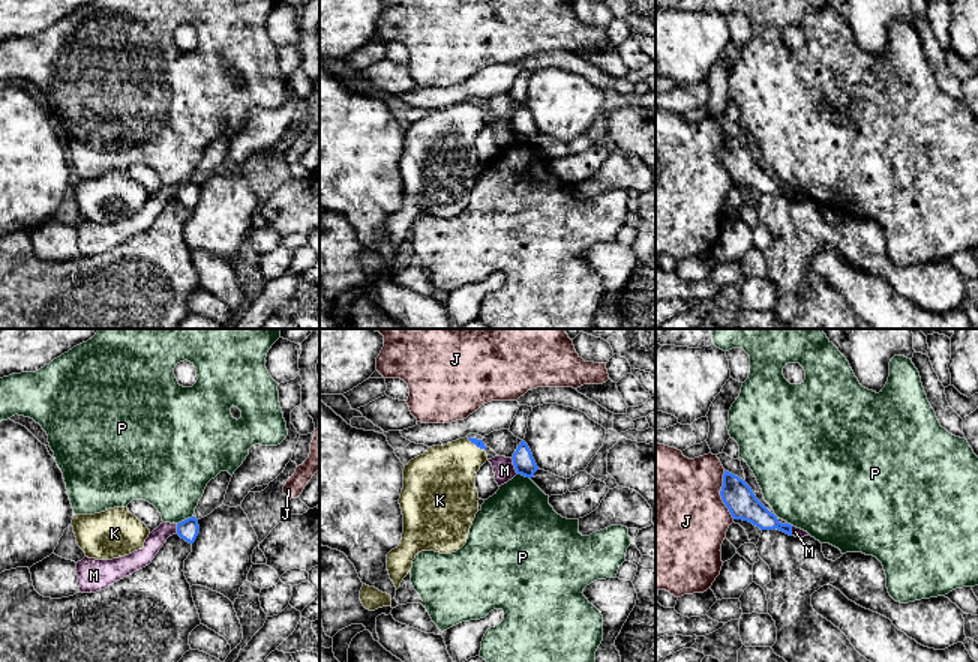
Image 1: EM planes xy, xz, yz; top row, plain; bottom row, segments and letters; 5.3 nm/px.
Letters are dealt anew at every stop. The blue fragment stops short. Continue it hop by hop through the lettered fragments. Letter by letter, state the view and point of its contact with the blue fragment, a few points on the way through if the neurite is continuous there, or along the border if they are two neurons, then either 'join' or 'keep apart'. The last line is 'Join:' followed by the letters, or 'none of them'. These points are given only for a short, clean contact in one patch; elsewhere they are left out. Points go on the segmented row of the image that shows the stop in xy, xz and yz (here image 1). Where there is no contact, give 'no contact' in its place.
J: meets blue in yz at (720, 494); keep apart
K: meets blue in xz at (476, 445); runs through xz (479, 443), (476, 445), (443, 478); join
M: meets blue in xz at (513, 464); border along xz (510, 458), (518, 473); keep apart
P: meets blue in xy at (185, 520); keep apart
Join: K

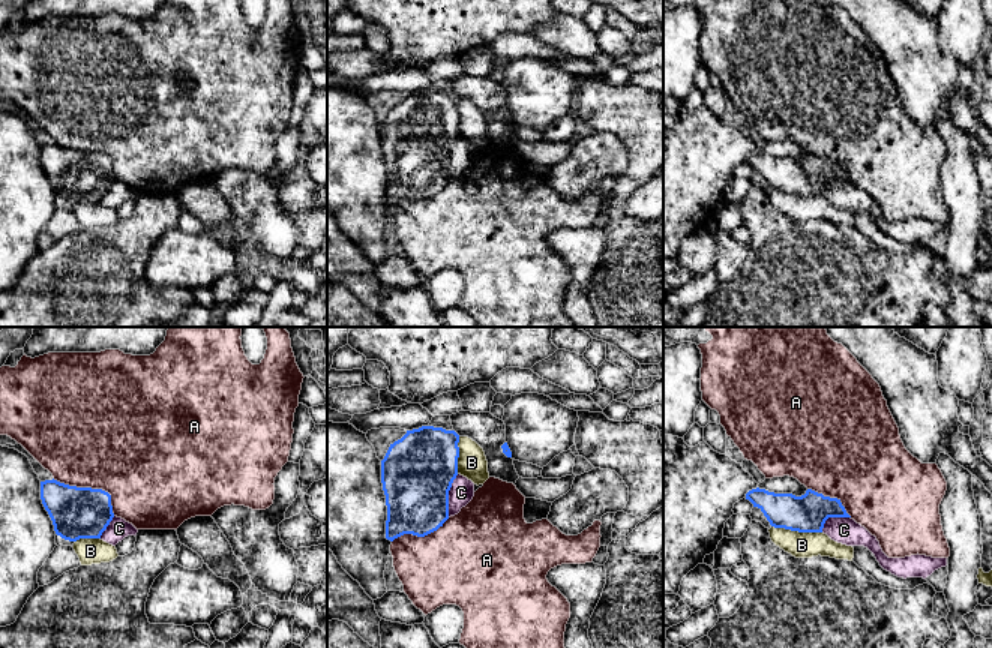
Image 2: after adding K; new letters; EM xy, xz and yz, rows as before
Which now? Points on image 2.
A: meets blue in xy at (90, 488); keep apart
B: meets blue in yz at (797, 530); keep apart
C: meets blue in xz at (447, 495); border along xz (458, 474), (449, 491), (447, 516); keep apart
Join: none of them

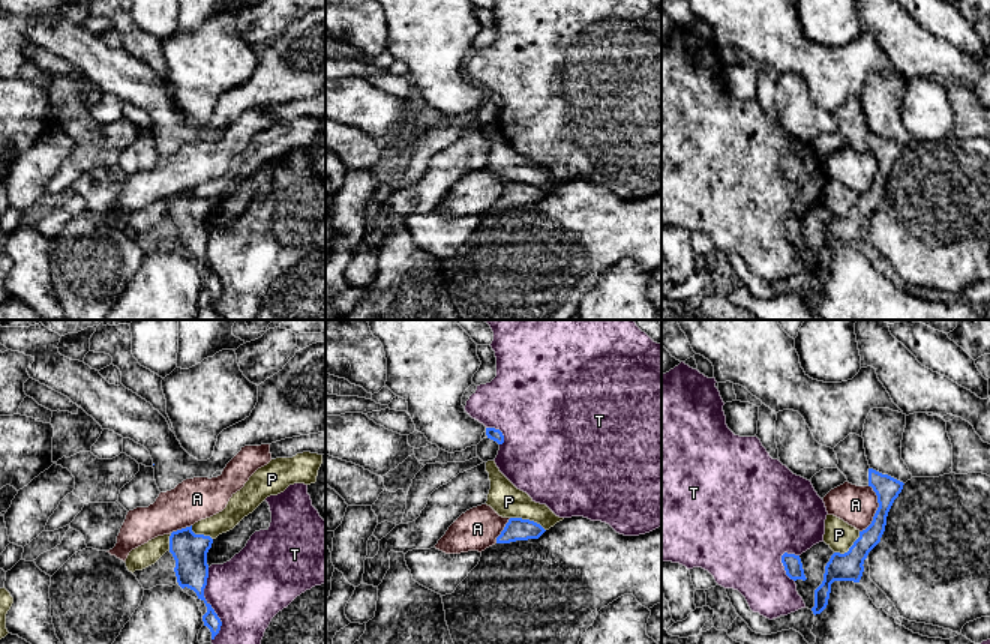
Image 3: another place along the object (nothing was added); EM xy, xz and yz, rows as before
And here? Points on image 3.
A: meets blue in yz at (878, 509); border along yz (870, 485), (876, 496), (878, 509), (873, 520), (860, 532); keep apart
P: meets blue in xz at (528, 520); border along xz (510, 517), (533, 520), (545, 530); keep apart
T: meets blue in xy at (209, 604); keep apart
Join: none of them

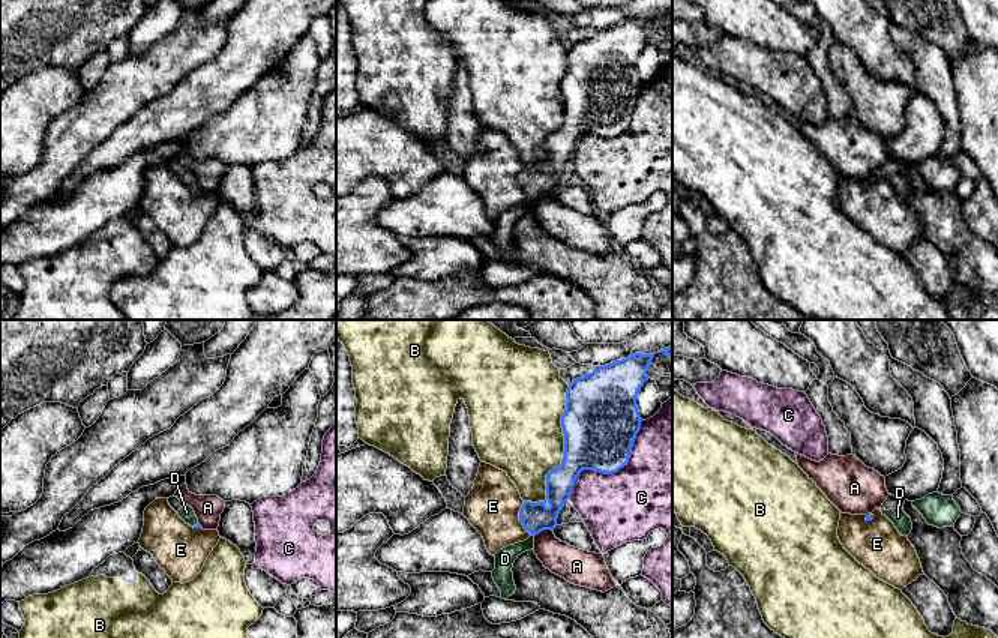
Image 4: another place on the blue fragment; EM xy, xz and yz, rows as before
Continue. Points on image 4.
A: meets blue in xz at (542, 530); border along xz (551, 529), (544, 529), (535, 536); keep apart
B: meets blue in xz at (563, 454); keep apart
C: meets blue in xz at (611, 473); keep apart
D: meets blue in xy at (194, 526); runs through xy (197, 526), (194, 526), (186, 512); join
E: meets blue in xz at (520, 520); border along xz (523, 502), (520, 521), (533, 535); keep apart
Join: D

